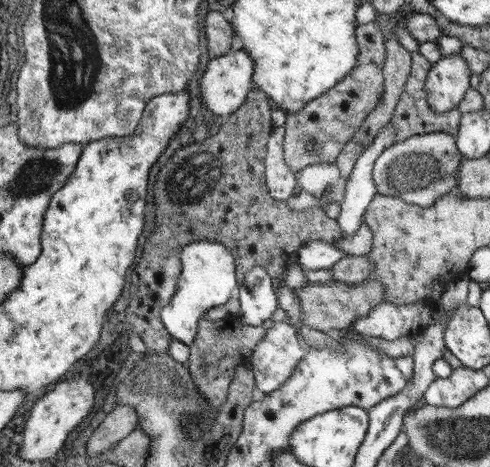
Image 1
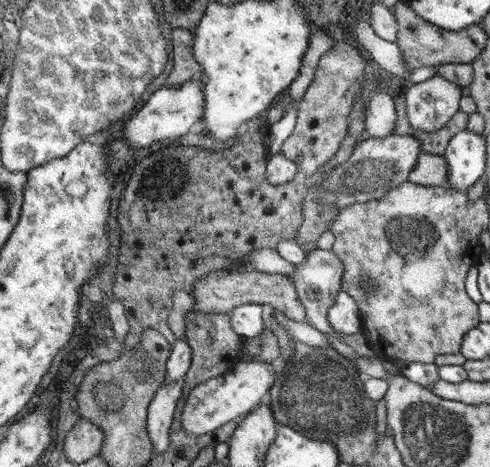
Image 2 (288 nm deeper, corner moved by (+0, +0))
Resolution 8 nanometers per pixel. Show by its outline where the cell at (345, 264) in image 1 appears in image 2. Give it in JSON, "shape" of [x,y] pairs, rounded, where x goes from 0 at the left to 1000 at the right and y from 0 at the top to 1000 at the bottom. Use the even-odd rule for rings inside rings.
{"shape":[[[647,531],[643,540],[627,544],[627,552],[622,552],[614,565],[606,565],[602,574],[606,574],[606,578],[602,578],[602,591],[594,595],[594,604],[602,608],[606,630],[610,630],[610,642],[614,642],[614,651],[618,651],[622,664],[627,664],[627,690],[631,690],[631,698],[635,698],[635,702],[647,702],[647,707],[659,711],[663,719],[688,724],[688,728],[700,732],[704,741],[720,745],[720,754],[733,758],[737,767],[749,767],[749,771],[761,767],[761,762],[765,762],[765,749],[757,745],[757,737],[745,728],[741,715],[724,715],[724,719],[716,719],[716,715],[696,715],[696,711],[684,707],[684,702],[671,694],[671,685],[667,685],[667,672],[671,672],[671,664],[680,660],[688,630],[696,625],[696,604],[700,604],[700,600],[696,600],[696,595],[700,595],[696,552],[688,552],[688,548],[680,544],[680,535],[651,535],[651,531]]]}

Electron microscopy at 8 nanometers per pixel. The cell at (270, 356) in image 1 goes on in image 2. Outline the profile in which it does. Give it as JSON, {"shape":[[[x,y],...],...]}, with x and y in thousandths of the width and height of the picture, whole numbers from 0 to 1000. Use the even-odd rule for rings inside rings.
{"shape":[[[492,771],[476,788],[476,797],[455,801],[439,814],[431,809],[418,822],[390,835],[390,844],[378,861],[373,916],[390,929],[410,934],[418,925],[459,912],[463,904],[492,899],[500,887],[516,882],[533,865],[533,852],[541,844],[549,844],[549,835],[561,831],[561,814],[565,814],[565,775],[553,775],[553,771],[500,775],[500,771]]]}

